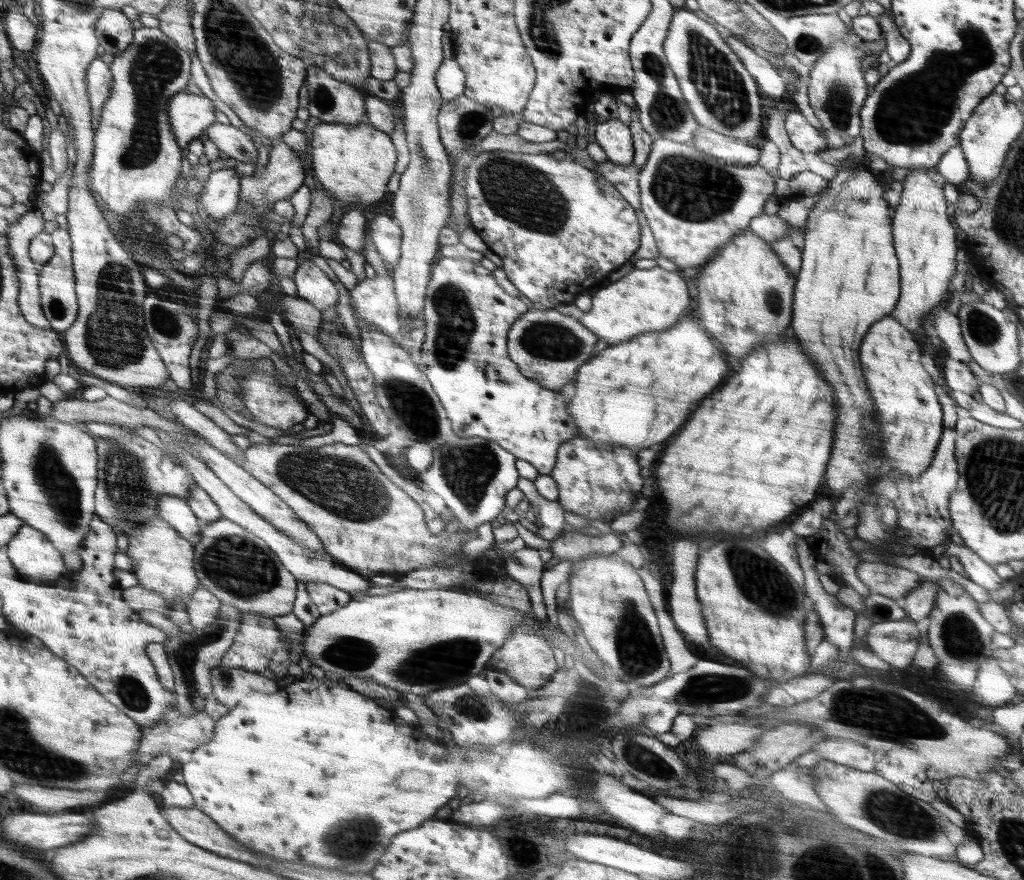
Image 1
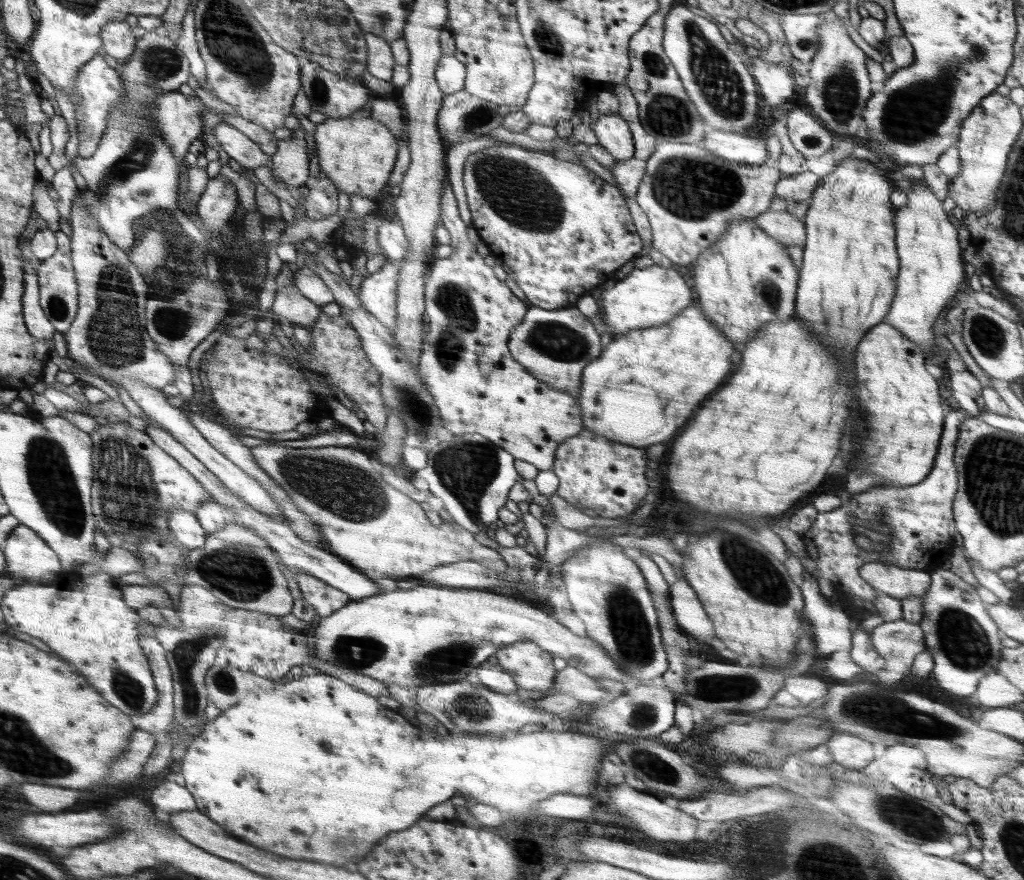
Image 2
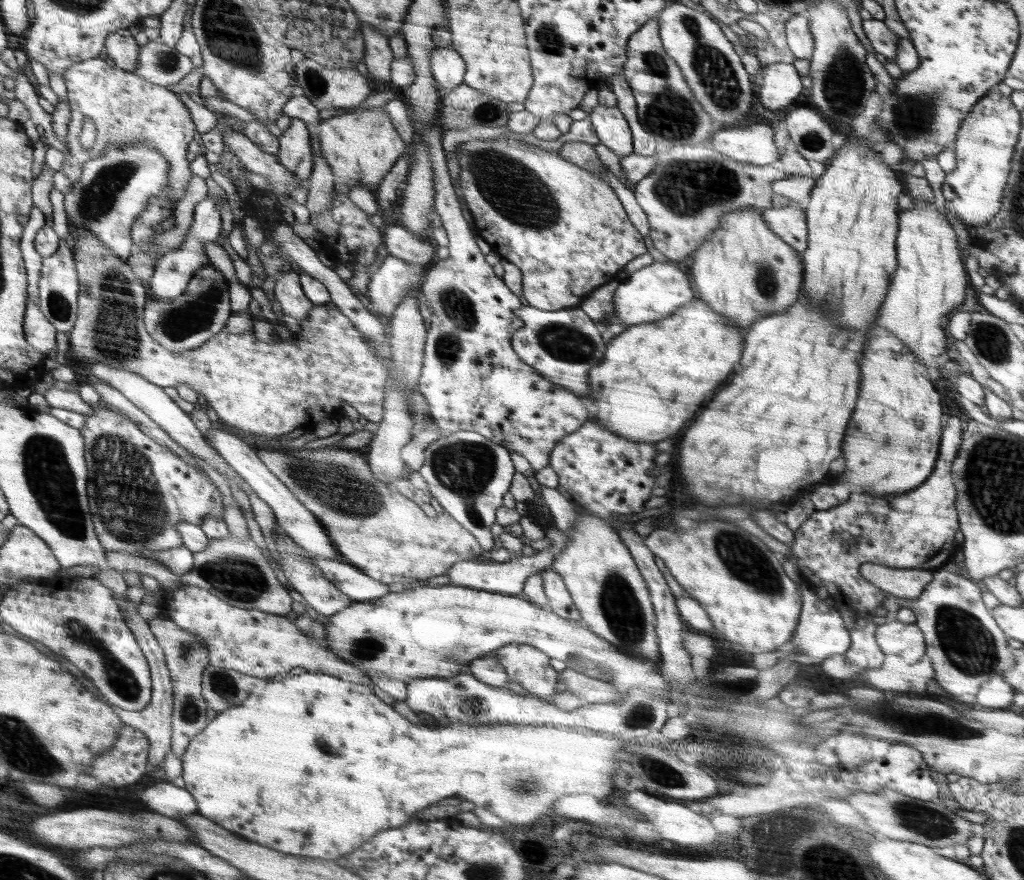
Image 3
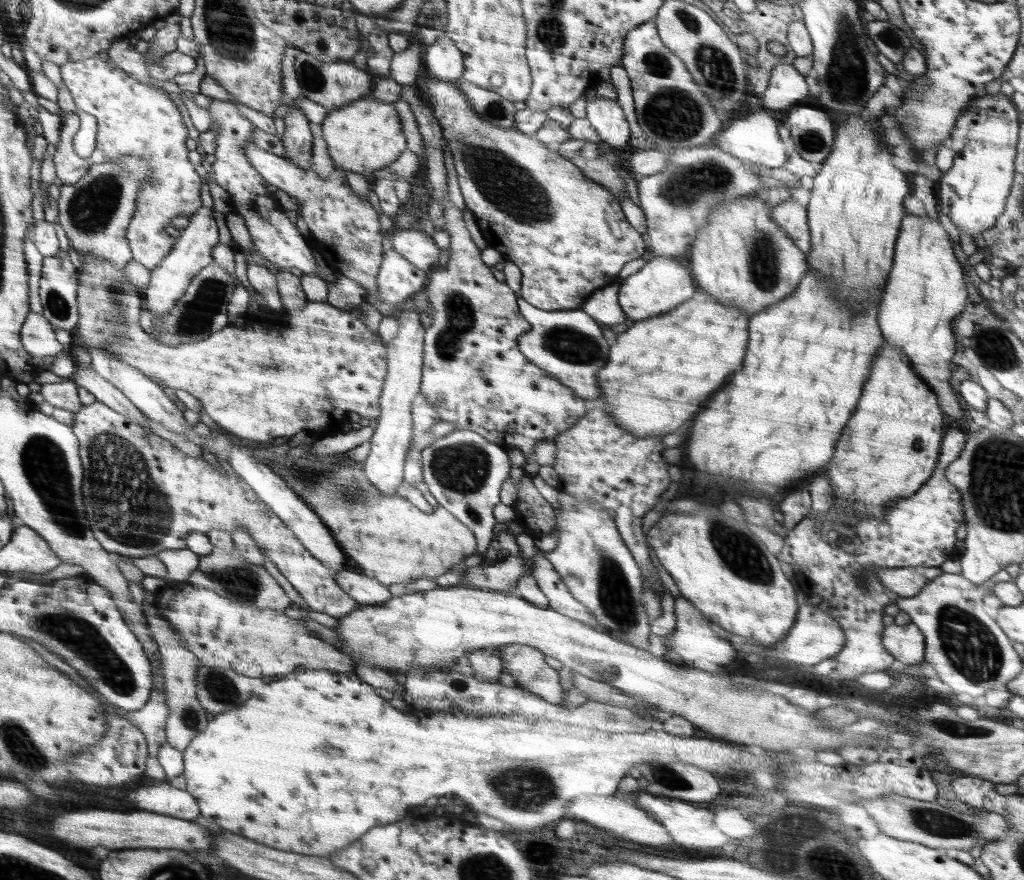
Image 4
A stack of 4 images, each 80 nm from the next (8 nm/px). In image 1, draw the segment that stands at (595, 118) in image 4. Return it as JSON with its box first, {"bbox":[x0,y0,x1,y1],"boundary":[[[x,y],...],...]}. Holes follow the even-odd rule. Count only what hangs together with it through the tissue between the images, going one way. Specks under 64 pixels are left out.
{"bbox":[595,119,632,165],"boundary":[[[620,119],[599,120],[596,125],[595,142],[604,149],[607,161],[616,165],[632,165],[632,136],[630,128],[624,126]]]}

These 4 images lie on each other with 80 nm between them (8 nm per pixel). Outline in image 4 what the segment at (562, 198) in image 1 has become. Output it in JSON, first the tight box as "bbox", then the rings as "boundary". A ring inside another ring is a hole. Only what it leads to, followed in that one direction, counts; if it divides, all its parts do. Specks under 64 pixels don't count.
{"bbox":[418,71,646,311],"boundary":[[[421,71],[424,76],[421,76],[418,83],[422,84],[425,88],[426,94],[428,94],[428,104],[433,110],[433,115],[437,118],[437,121],[441,124],[444,140],[448,140],[448,146],[453,154],[454,165],[456,168],[456,174],[458,174],[458,183],[466,207],[474,213],[479,221],[479,228],[482,232],[482,237],[486,240],[487,246],[496,248],[500,254],[504,256],[504,259],[514,262],[522,273],[521,279],[521,292],[520,297],[527,301],[529,304],[536,306],[536,308],[546,309],[552,311],[552,308],[580,308],[584,304],[584,300],[592,294],[592,292],[598,291],[598,288],[604,288],[612,285],[612,278],[618,276],[618,272],[622,270],[622,266],[626,262],[636,260],[640,258],[644,252],[646,252],[646,246],[644,246],[644,240],[640,238],[640,234],[628,224],[628,220],[624,218],[624,212],[618,204],[618,200],[608,189],[603,185],[596,184],[595,181],[588,180],[584,176],[582,170],[576,168],[574,162],[567,160],[567,157],[563,157],[558,152],[552,152],[548,149],[548,146],[542,141],[538,141],[534,136],[528,136],[527,133],[520,132],[519,129],[508,130],[506,128],[500,128],[499,125],[490,124],[487,120],[483,120],[482,116],[479,116],[478,112],[475,112],[471,108],[471,101],[467,100],[467,95],[464,92],[460,92],[457,81],[450,82],[449,80],[440,80],[435,73],[429,71]]]}

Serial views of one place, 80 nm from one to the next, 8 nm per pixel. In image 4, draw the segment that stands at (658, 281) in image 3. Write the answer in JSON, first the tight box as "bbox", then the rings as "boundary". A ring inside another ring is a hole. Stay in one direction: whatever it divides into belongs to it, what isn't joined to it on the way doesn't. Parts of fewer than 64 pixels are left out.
{"bbox":[618,258,693,321],"boundary":[[[654,258],[638,272],[622,280],[619,285],[618,301],[622,311],[630,320],[640,321],[673,311],[676,307],[691,300],[693,295],[692,276],[682,264],[670,258]]]}

